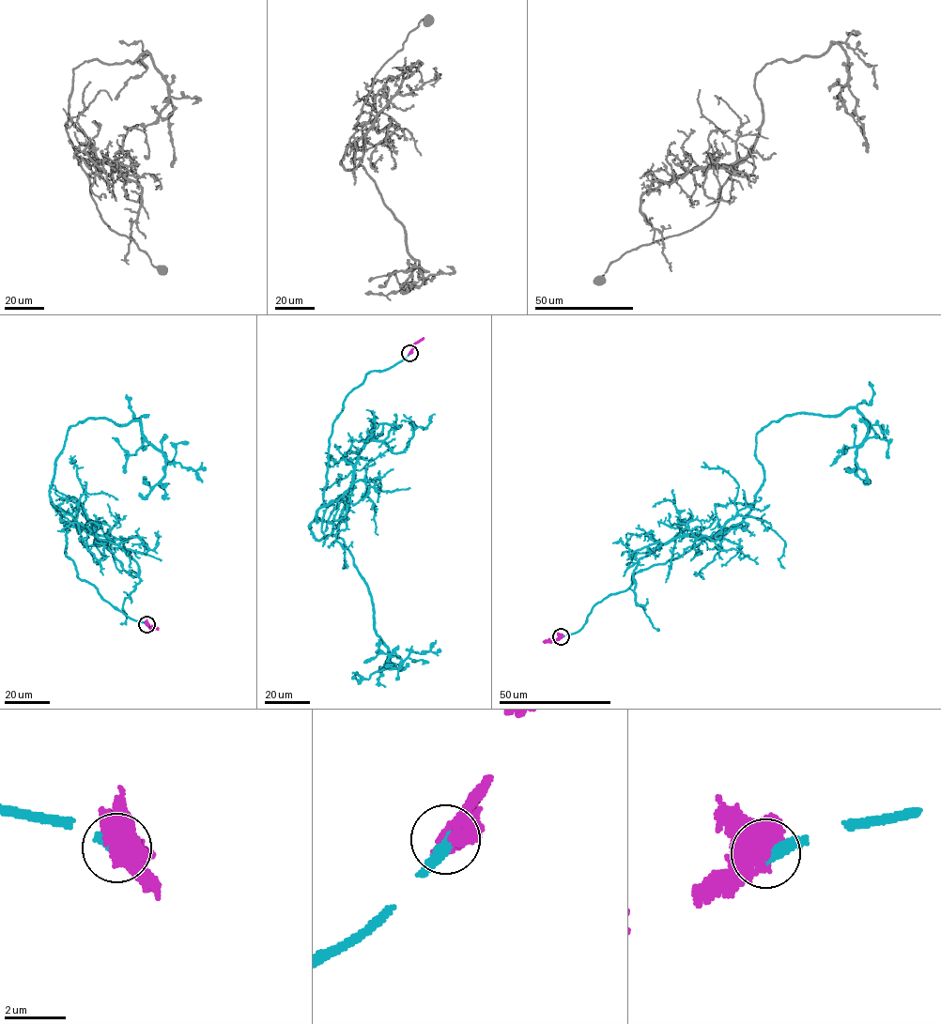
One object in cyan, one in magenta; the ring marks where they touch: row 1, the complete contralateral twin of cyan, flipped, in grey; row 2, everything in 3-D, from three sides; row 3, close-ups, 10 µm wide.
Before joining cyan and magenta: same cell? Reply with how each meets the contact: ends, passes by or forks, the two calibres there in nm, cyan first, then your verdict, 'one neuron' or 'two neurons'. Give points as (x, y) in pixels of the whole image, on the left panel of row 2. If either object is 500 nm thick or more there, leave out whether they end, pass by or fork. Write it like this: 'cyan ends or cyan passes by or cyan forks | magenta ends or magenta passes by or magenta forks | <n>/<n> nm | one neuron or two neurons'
480/550 nm | one neuron

